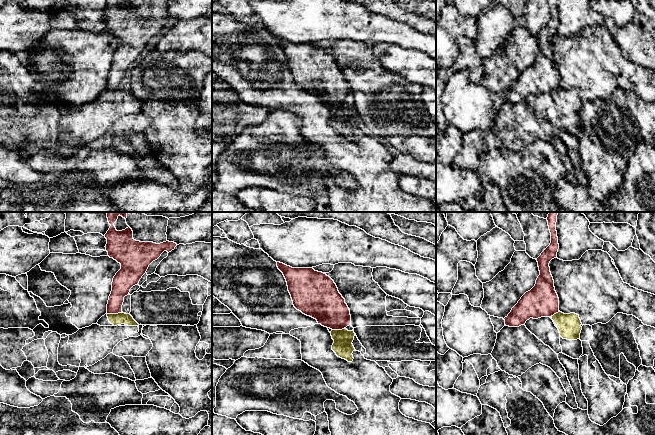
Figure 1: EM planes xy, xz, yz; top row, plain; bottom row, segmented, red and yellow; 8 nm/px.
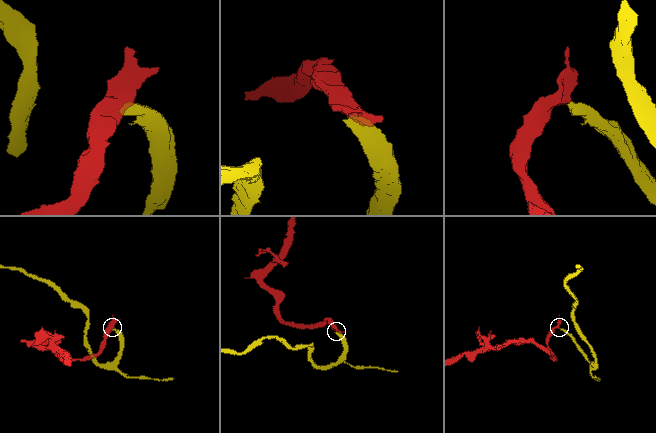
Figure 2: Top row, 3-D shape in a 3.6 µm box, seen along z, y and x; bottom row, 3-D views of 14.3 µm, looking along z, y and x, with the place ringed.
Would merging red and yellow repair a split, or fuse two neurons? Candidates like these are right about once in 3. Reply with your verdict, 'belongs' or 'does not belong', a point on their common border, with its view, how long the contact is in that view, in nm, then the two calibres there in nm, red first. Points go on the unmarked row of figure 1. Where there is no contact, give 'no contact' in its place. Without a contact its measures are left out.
does not belong | xy (114, 89) | 130 nm | 160/100 nm

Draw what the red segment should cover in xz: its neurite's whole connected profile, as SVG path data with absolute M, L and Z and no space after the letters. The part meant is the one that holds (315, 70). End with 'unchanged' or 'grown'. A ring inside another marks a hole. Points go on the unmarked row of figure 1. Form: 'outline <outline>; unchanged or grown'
outline M277 38L283 49L294 83L332 106L350 101L350 86L334 57L313 44L292 44Z; unchanged

